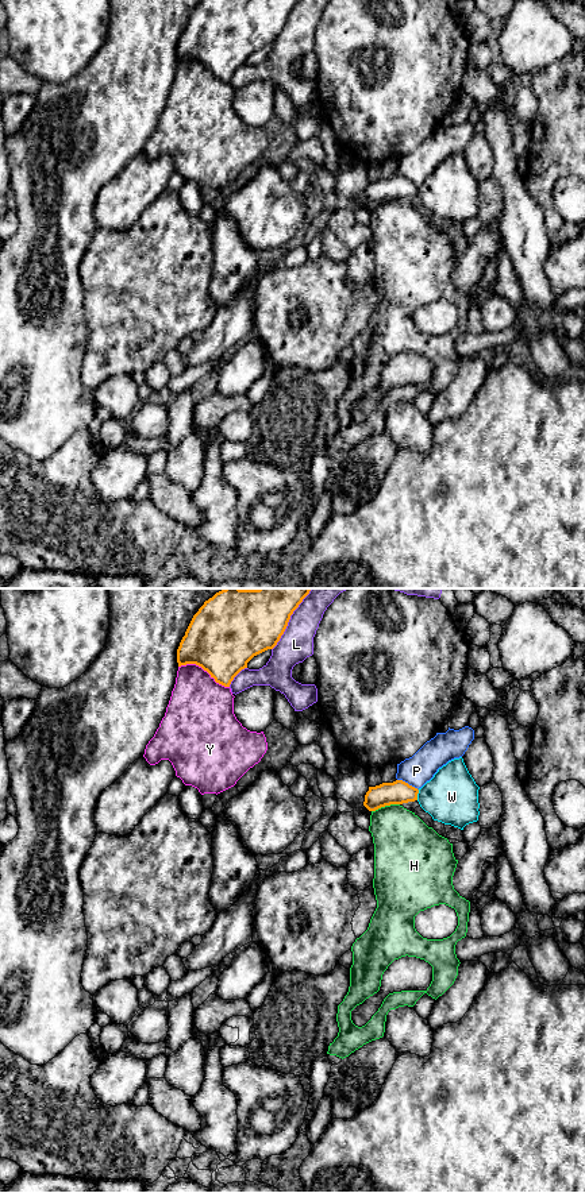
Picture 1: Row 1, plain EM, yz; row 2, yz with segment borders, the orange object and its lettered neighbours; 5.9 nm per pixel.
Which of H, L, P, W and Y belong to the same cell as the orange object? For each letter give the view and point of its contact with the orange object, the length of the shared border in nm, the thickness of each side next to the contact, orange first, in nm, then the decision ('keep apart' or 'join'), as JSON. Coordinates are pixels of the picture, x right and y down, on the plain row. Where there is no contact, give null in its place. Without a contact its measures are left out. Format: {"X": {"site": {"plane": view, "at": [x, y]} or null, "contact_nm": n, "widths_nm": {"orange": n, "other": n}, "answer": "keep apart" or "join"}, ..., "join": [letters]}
{"H": {"site": {"plane": "yz", "at": [385, 200]}, "contact_nm": 180, "widths_nm": {"orange": 140, "other": 360}, "answer": "keep apart"}, "L": {"site": {"plane": "yz", "at": [285, 23]}, "contact_nm": 320, "widths_nm": {"orange": 320, "other": 200}, "answer": "keep apart"}, "P": {"site": {"plane": "yz", "at": [407, 178]}, "contact_nm": 140, "widths_nm": {"orange": 140, "other": 180}, "answer": "keep apart"}, "W": {"site": {"plane": "yz", "at": [416, 190]}, "contact_nm": 70, "widths_nm": {"orange": 140, "other": 320}, "answer": "keep apart"}, "Y": {"site": {"plane": "yz", "at": [204, 65]}, "contact_nm": 340, "widths_nm": {"orange": 420, "other": 400}, "answer": "keep apart"}, "join": []}

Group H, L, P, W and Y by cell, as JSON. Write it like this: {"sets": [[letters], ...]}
{"sets": [["H"], ["L", "P"], ["W"], ["Y"]]}

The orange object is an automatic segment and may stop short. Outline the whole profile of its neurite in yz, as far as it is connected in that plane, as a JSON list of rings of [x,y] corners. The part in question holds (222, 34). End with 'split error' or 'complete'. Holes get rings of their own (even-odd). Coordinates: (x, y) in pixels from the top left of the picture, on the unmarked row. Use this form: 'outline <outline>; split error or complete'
outline [[[203,0],[177,45],[178,62],[196,59],[230,82],[257,50],[273,45],[299,0]]]; complete

